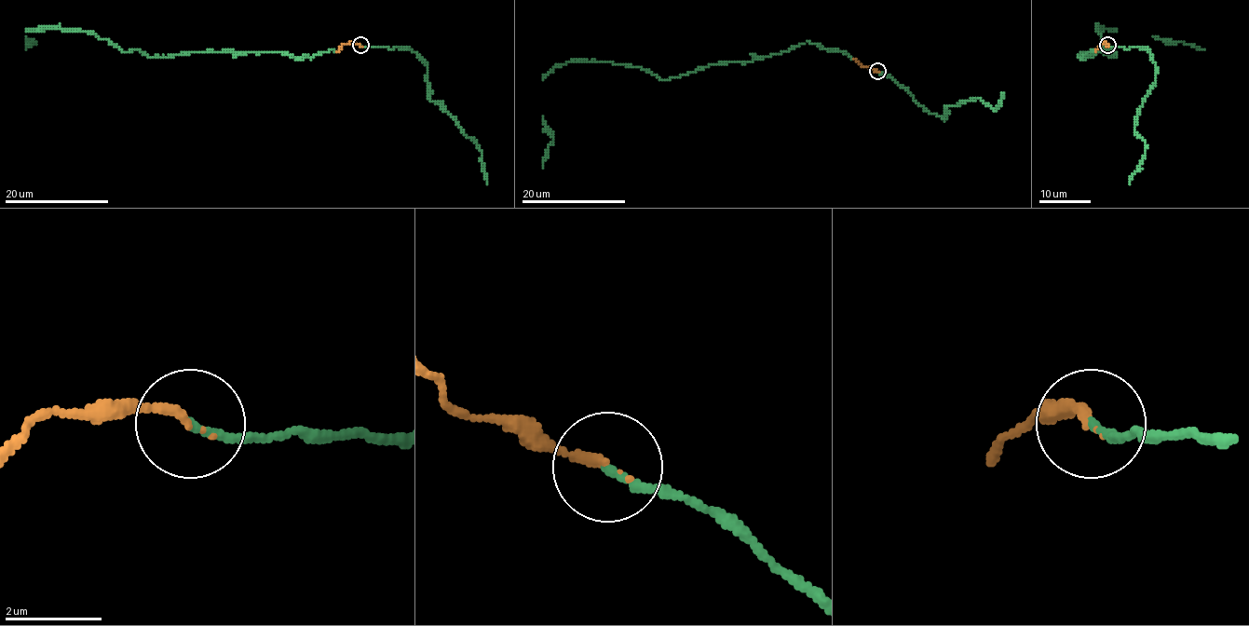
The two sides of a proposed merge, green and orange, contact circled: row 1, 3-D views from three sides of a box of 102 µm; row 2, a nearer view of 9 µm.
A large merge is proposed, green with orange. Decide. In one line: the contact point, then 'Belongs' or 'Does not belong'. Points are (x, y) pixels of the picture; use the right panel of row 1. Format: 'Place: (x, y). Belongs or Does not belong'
Place: (1107, 45). Belongs

